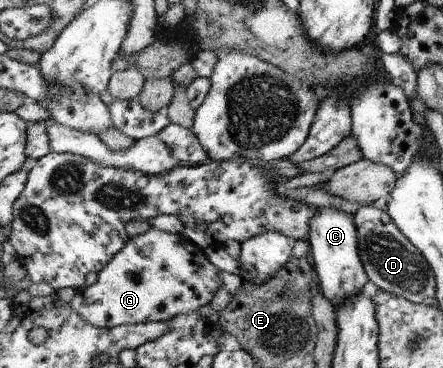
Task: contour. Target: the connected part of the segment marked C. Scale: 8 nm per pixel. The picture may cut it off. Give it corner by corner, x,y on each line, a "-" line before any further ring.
323,207
315,210
309,225
308,243
310,260
318,276
319,289
333,305
350,300
363,292
363,286
369,280
358,249
358,227
354,215
336,210
335,207

